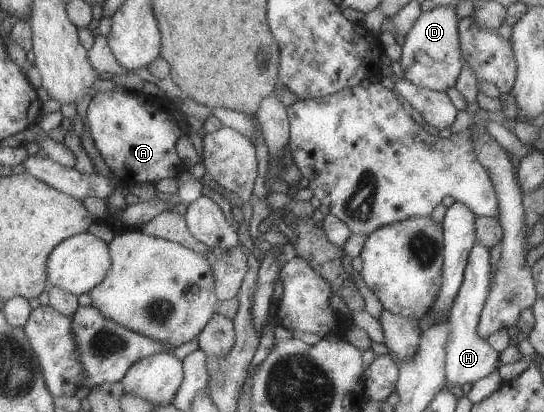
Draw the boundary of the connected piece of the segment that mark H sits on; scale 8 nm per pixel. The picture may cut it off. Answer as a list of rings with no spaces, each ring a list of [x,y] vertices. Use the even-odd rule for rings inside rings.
[[[476,242],[469,250],[463,279],[447,316],[449,320],[449,337],[445,346],[445,382],[452,387],[460,387],[466,382],[476,382],[498,366],[499,353],[476,333],[479,314],[491,287],[491,266],[489,248]]]

